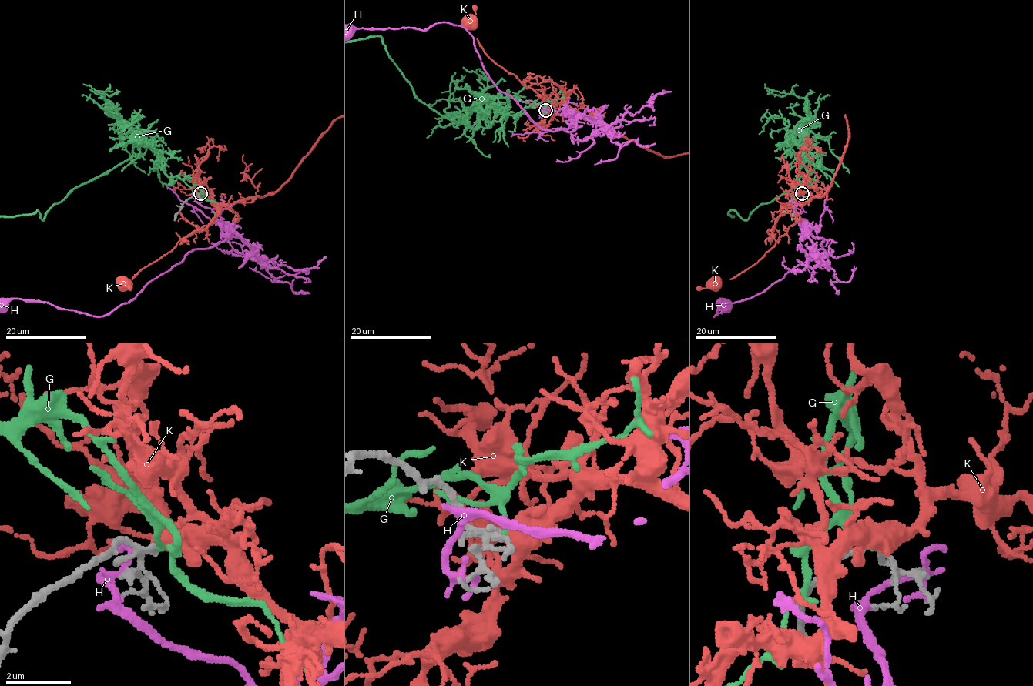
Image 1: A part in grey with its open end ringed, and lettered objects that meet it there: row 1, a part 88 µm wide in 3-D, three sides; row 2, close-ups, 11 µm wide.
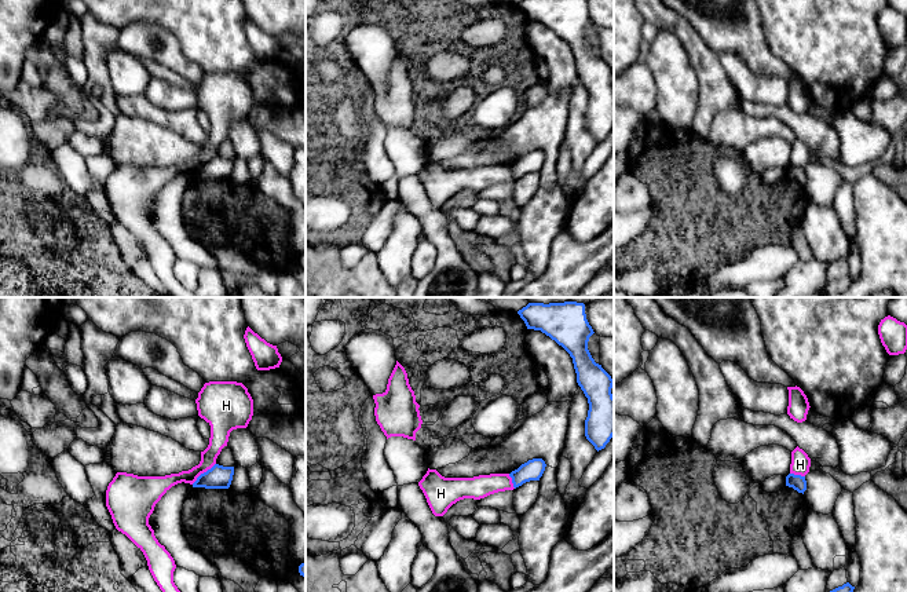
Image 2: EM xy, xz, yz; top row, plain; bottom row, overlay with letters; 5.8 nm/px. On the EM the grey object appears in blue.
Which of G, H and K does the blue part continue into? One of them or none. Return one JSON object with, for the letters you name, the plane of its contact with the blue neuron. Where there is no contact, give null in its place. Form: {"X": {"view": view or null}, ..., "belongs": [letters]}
{"K": {"view": null}, "belongs": ["K"]}

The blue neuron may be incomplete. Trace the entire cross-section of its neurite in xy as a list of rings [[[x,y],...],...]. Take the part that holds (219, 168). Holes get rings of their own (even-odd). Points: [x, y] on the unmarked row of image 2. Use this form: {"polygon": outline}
{"polygon": [[[215,156],[211,161],[201,165],[193,179],[228,180],[233,172],[234,158]]]}

